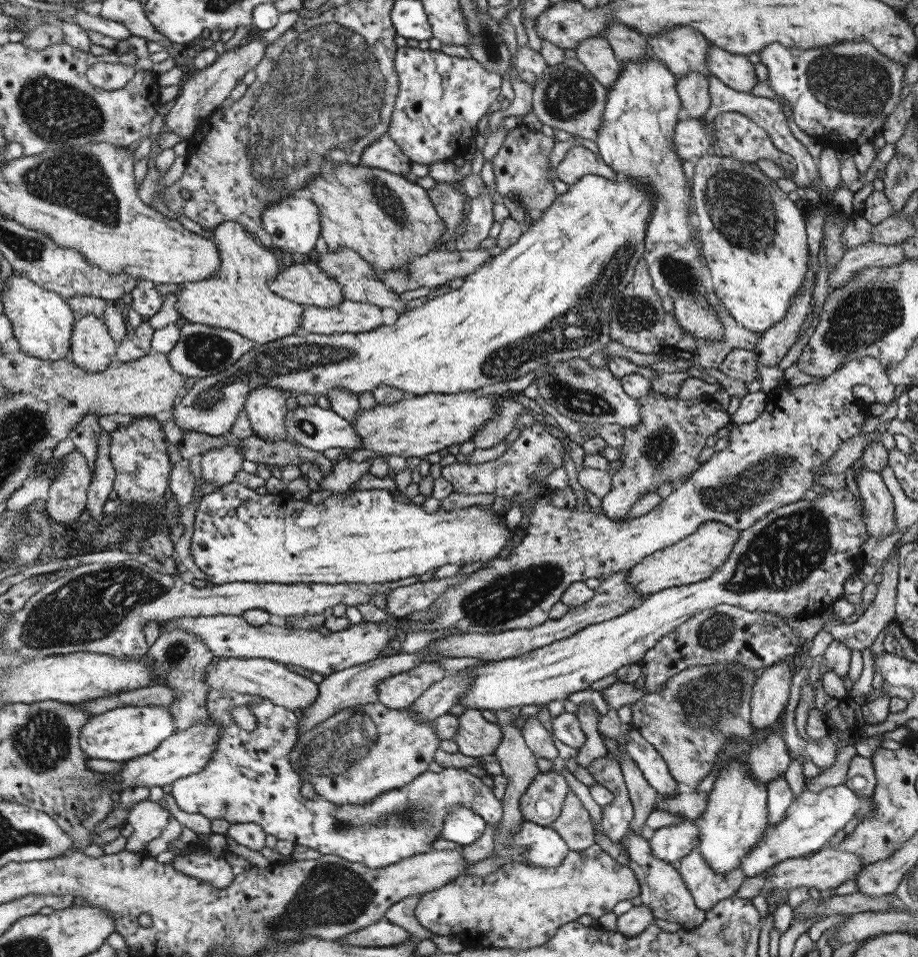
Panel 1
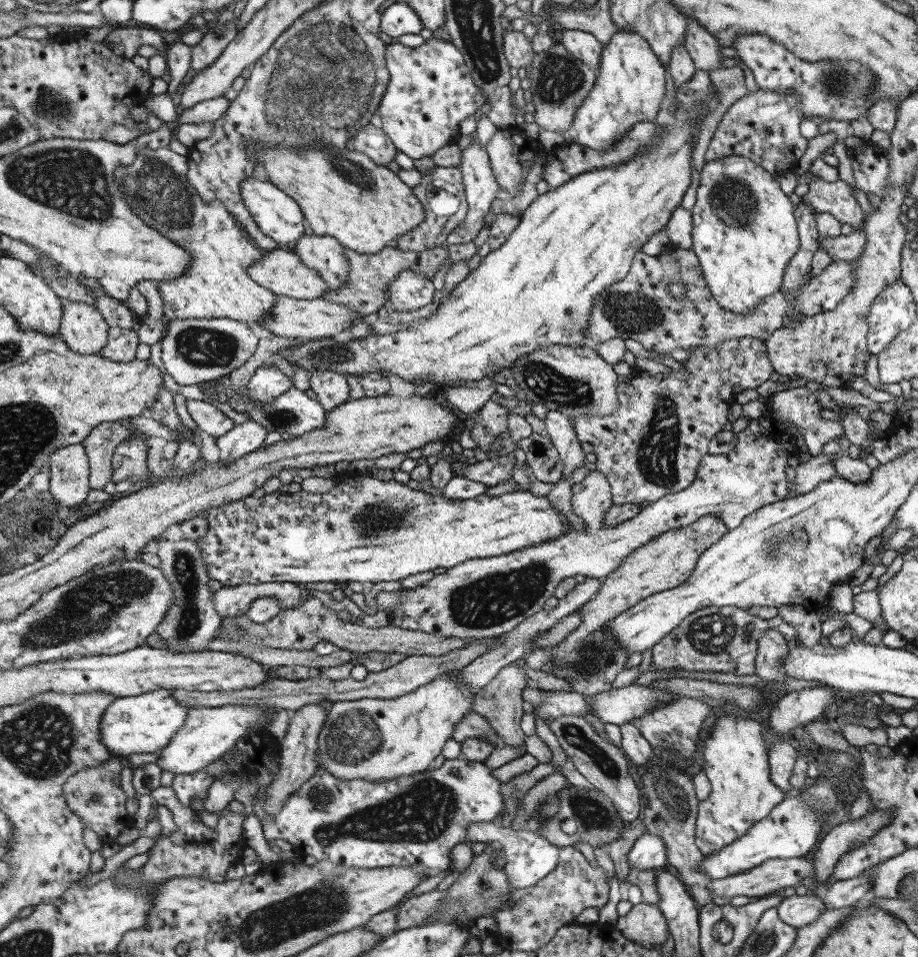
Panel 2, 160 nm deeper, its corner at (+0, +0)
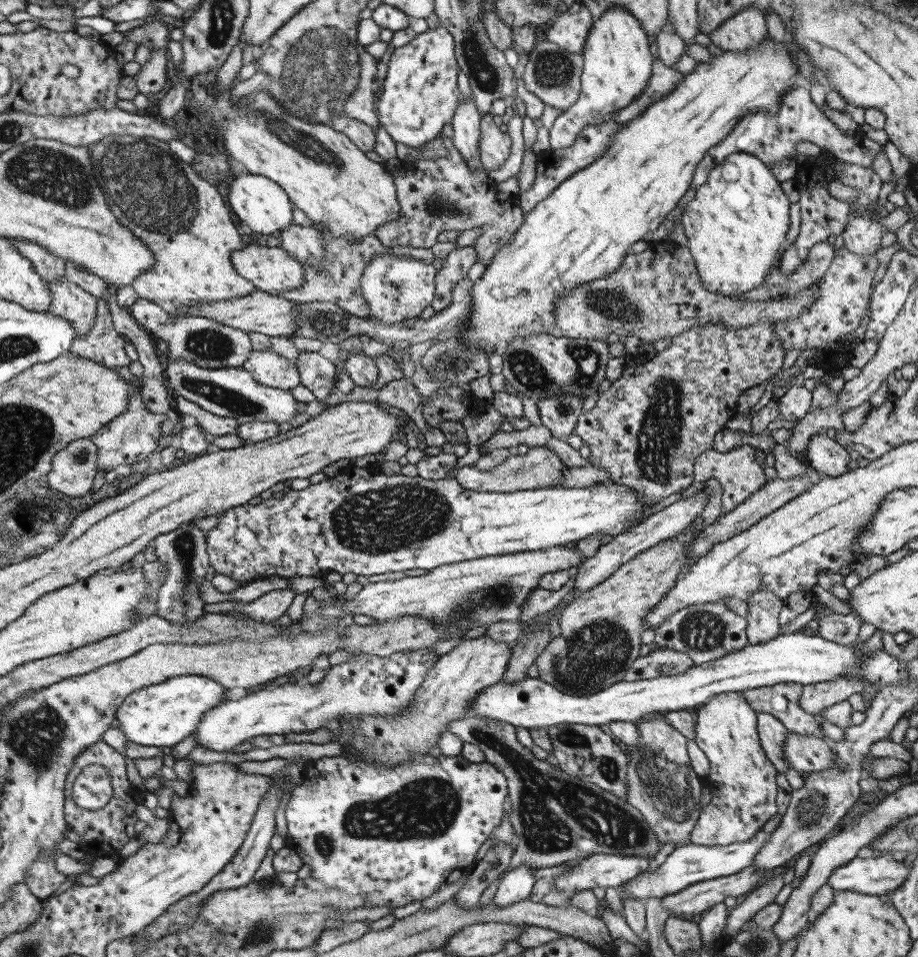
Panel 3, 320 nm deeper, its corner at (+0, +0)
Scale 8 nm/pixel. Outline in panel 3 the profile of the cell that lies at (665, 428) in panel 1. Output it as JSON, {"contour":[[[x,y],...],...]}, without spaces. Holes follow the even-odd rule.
{"contour":[[[757,321],[754,325],[746,327],[726,327],[723,323],[705,323],[704,325],[693,325],[687,330],[676,334],[675,338],[672,338],[668,342],[667,348],[661,350],[655,354],[653,358],[649,360],[641,358],[639,355],[631,358],[623,357],[623,367],[621,376],[613,382],[610,382],[609,388],[604,392],[598,394],[595,406],[588,412],[582,412],[577,417],[573,433],[581,438],[583,444],[588,444],[590,448],[590,456],[587,458],[588,463],[605,468],[608,472],[609,480],[617,486],[625,486],[625,488],[631,488],[633,494],[638,496],[640,501],[644,503],[654,504],[667,498],[671,494],[683,492],[691,485],[692,480],[692,468],[695,462],[695,458],[699,456],[703,451],[711,449],[711,442],[715,432],[721,430],[724,424],[732,417],[736,412],[737,396],[747,390],[747,388],[753,388],[761,384],[764,380],[768,380],[777,371],[780,370],[783,364],[784,352],[775,336],[774,324]]]}

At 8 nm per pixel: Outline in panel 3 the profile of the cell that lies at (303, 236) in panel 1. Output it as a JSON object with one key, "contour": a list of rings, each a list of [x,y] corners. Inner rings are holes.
{"contour":[[[246,173],[242,176],[232,176],[227,185],[227,196],[225,198],[227,198],[229,208],[235,213],[241,225],[247,226],[251,233],[269,236],[287,228],[287,225],[293,224],[293,208],[288,196],[275,182],[258,174]]]}

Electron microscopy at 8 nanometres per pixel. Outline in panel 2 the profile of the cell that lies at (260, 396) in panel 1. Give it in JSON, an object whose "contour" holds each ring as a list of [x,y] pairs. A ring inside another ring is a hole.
{"contour":[[[274,364],[258,366],[246,384],[248,397],[255,403],[268,403],[292,386],[290,379]]]}

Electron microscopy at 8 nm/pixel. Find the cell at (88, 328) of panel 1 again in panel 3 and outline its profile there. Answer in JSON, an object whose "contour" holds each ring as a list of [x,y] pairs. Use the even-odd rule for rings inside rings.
{"contour":[[[47,283],[51,291],[50,312],[69,319],[76,328],[75,338],[81,338],[95,326],[97,320],[97,297],[77,283]]]}

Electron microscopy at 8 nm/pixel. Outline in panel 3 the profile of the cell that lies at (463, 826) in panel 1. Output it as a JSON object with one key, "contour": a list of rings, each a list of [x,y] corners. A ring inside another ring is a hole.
{"contour":[[[520,864],[509,870],[497,883],[497,889],[492,896],[496,906],[509,906],[529,897],[533,883],[536,881],[531,875],[534,866]]]}

